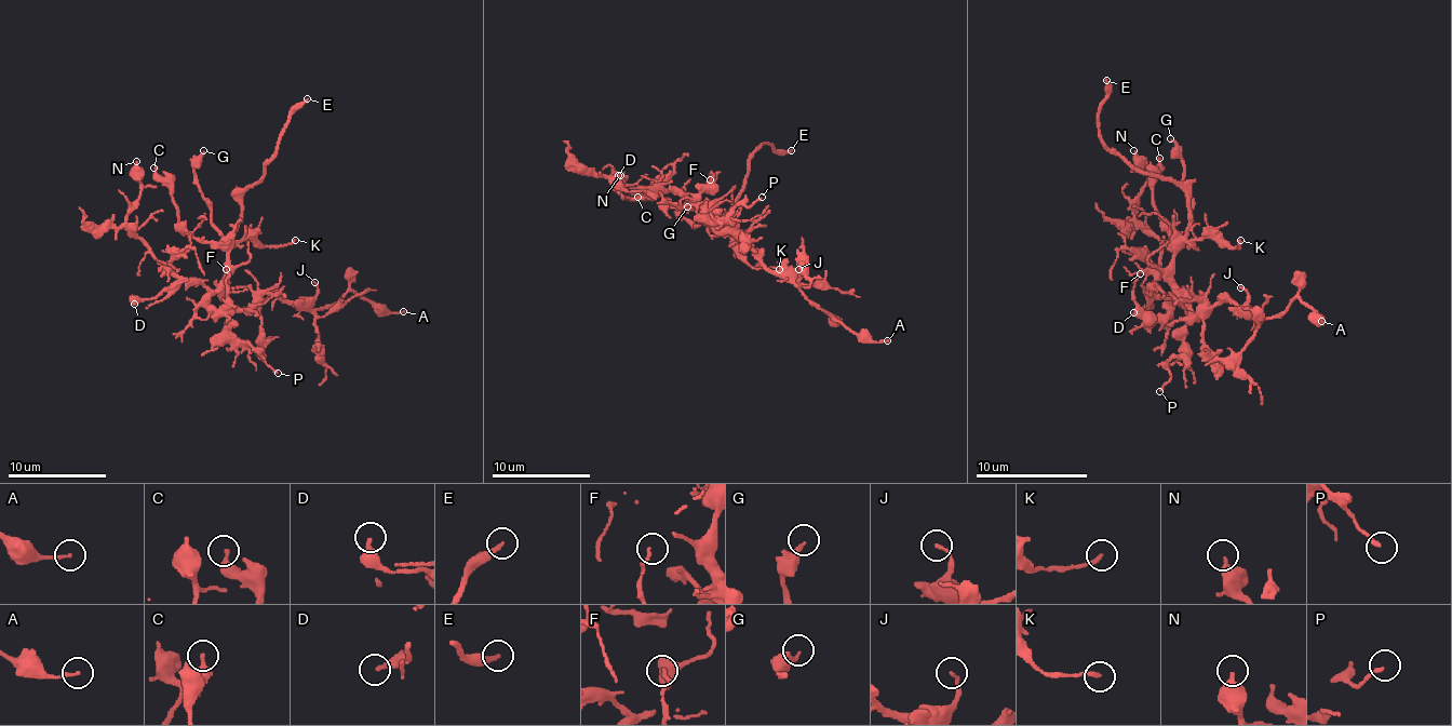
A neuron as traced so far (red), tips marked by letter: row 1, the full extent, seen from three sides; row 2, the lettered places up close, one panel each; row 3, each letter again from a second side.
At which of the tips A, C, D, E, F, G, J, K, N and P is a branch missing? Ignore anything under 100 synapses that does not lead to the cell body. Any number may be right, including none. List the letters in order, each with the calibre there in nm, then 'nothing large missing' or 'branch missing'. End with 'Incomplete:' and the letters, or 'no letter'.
A: 160 nm thick; nothing large missing
C: 360 nm thick; nothing large missing
D: 280 nm thick; nothing large missing
E: 240 nm thick; branch missing
F: 140 nm thick; nothing large missing
G: 220 nm thick; nothing large missing
J: 130 nm thick; nothing large missing
K: 190 nm thick; nothing large missing
N: 400 nm thick; nothing large missing
P: 160 nm thick; nothing large missing
Incomplete: E

